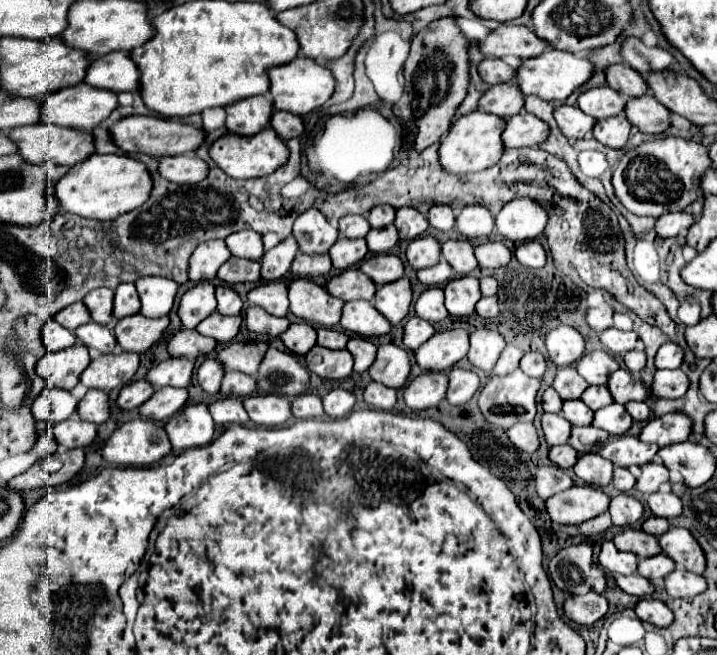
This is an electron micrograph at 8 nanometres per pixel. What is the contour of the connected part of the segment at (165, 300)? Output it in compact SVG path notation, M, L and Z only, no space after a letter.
M140 277L136 281L136 291L142 301L142 315L144 317L162 317L168 315L174 297L176 297L176 281L168 277Z

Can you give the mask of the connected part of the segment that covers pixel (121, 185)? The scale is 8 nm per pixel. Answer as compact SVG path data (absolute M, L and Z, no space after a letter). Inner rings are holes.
M90 155L86 161L74 165L52 189L60 207L88 219L110 221L130 213L150 199L152 177L140 159L130 155Z

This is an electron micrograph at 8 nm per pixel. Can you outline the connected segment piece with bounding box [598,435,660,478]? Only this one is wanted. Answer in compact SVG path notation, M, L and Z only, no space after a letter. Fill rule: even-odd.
M622 435L622 437L612 437L600 447L600 455L610 459L618 467L628 467L636 478L642 473L642 466L650 463L654 455L658 453L658 445L646 445L638 437L632 435Z

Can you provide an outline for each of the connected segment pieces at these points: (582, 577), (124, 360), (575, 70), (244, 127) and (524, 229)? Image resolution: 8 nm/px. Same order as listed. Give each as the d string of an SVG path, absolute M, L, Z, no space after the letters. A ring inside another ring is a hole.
M588 543L560 549L550 561L548 573L554 585L570 595L586 595L588 591L604 593L608 587L606 573L594 561Z
M120 353L120 355L100 355L92 359L86 371L80 377L80 383L88 389L112 391L116 387L124 387L132 381L140 363L138 353Z
M546 51L540 57L524 59L518 67L518 85L524 95L538 95L546 101L566 101L574 89L582 87L594 75L594 65L586 57L576 57L568 51Z
M256 95L228 105L226 113L228 113L226 119L228 131L250 137L270 125L270 117L274 113L274 101L270 101L270 95Z
M516 197L508 201L496 215L496 229L506 239L520 243L526 239L536 239L546 229L546 209L530 197Z

